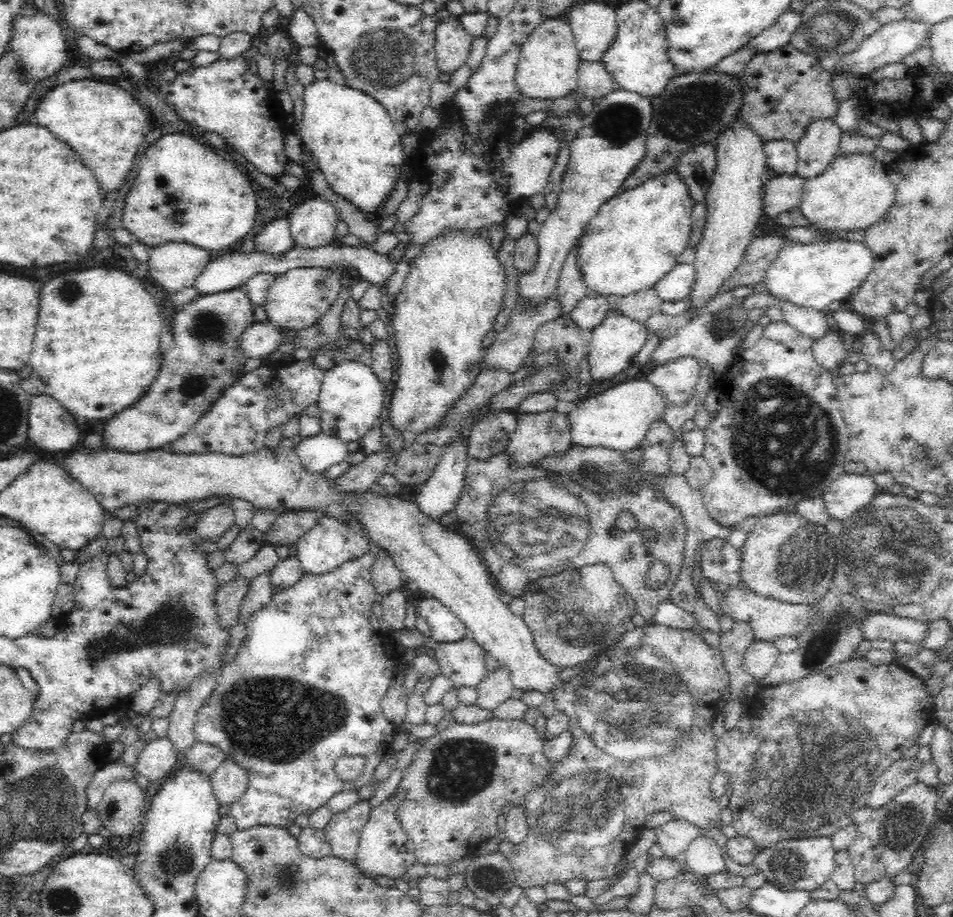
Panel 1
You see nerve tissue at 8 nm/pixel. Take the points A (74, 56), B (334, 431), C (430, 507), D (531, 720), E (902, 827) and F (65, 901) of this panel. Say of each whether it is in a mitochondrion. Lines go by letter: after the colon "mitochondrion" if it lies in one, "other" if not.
A: other
B: other
C: other
D: other
E: mitochondrion
F: mitochondrion

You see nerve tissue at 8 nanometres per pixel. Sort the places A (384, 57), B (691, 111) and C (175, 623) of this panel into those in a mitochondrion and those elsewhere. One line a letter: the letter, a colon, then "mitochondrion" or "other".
A: mitochondrion
B: mitochondrion
C: mitochondrion

